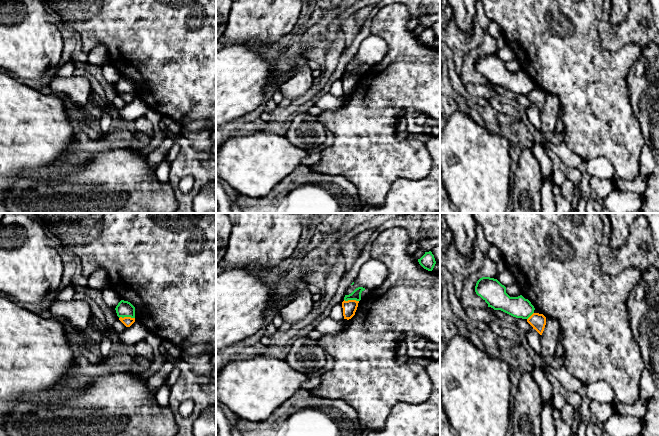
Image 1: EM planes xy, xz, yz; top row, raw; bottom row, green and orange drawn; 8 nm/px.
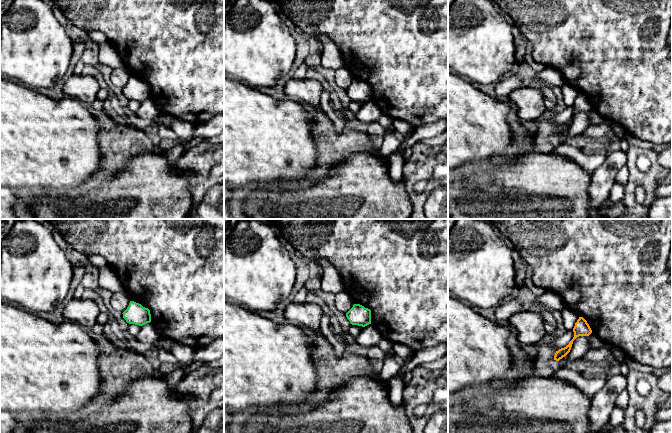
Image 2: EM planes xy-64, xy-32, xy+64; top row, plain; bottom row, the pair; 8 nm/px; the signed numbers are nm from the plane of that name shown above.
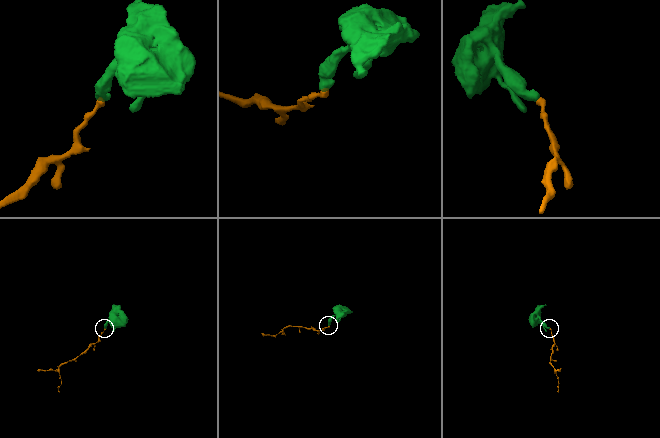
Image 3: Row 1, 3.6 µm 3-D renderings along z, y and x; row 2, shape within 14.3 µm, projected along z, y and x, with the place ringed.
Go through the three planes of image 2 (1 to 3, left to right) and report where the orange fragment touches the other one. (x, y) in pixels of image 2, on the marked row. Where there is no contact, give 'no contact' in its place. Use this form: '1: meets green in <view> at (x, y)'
1: no contact
2: no contact
3: no contact

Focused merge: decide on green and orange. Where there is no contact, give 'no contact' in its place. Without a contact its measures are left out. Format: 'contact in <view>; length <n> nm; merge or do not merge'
contact in xy; length 130 nm; do not merge

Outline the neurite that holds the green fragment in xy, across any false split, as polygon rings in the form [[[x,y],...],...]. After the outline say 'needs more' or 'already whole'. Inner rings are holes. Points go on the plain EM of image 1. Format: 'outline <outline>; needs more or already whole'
outline [[[121,76],[116,82],[115,86],[119,94],[135,94],[135,83],[128,77]]]; already whole

